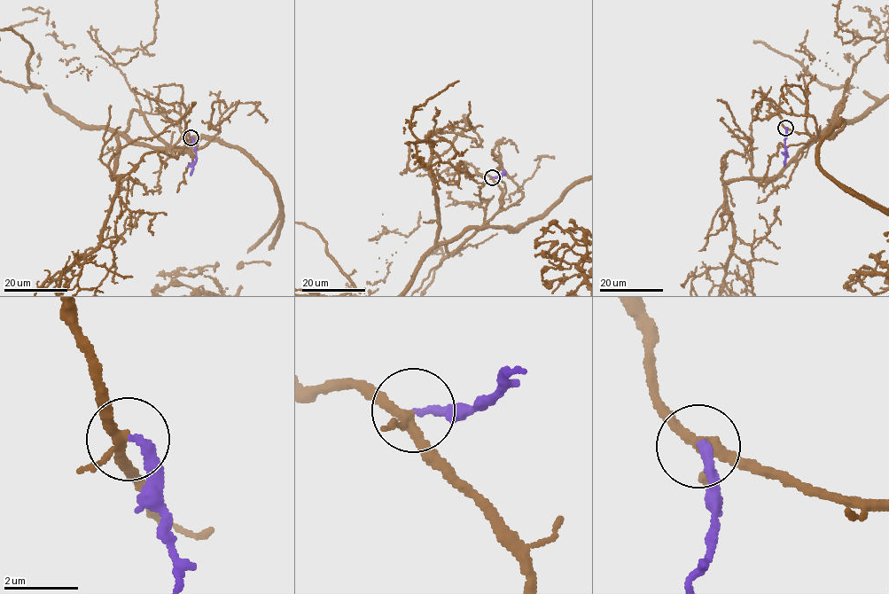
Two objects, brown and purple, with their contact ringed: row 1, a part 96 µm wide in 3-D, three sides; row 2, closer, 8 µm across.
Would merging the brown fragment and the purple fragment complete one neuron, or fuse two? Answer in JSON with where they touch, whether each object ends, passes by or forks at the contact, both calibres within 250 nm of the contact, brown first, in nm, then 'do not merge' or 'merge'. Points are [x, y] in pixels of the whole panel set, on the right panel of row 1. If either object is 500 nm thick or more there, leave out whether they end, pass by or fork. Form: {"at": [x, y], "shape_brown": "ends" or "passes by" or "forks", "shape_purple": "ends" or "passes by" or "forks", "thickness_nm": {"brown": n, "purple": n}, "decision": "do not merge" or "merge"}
{"at": [785, 128], "shape_brown": "forks", "shape_purple": "ends", "thickness_nm": {"brown": 240, "purple": 240}, "decision": "do not merge"}

